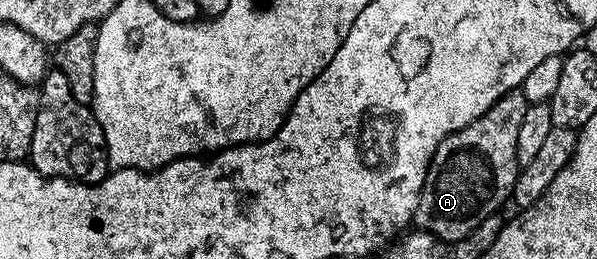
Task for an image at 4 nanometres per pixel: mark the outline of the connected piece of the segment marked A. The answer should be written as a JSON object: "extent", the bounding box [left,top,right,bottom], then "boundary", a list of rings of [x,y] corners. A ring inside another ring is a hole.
{"extent":[414,91,529,240],"boundary":[[[523,91],[507,92],[486,114],[470,126],[450,134],[432,155],[426,182],[416,203],[414,224],[419,231],[429,232],[440,240],[462,240],[488,216],[501,211],[504,200],[512,195],[518,165],[518,130],[529,103]]]}

